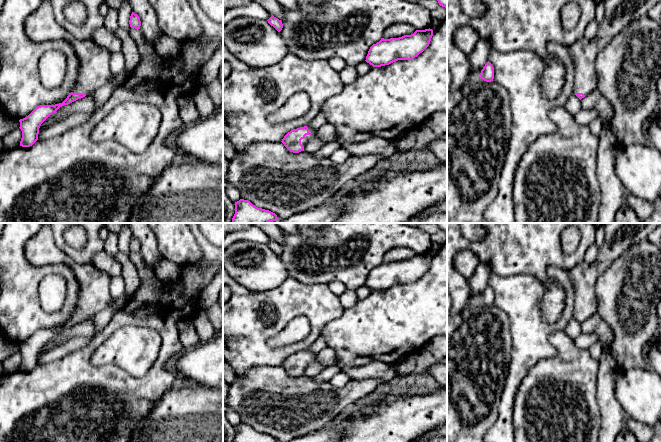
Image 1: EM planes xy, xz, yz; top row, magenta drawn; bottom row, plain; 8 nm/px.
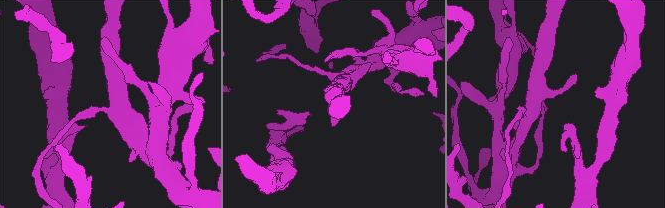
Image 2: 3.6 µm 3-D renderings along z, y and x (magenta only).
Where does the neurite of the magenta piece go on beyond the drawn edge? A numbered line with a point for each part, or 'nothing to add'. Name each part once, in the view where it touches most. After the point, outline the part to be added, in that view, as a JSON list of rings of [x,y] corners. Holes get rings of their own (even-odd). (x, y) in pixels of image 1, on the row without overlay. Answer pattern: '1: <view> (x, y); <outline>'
1: xz (314, 358); [[[307,350],[308,351],[308,350]],[[308,351],[309,353],[309,356],[311,357],[310,359],[306,359],[304,363],[301,364],[301,368],[303,370],[306,369],[306,367],[310,364],[310,363],[313,363],[313,362],[318,362],[318,357],[317,357],[317,354],[315,353],[312,353],[310,351]]]

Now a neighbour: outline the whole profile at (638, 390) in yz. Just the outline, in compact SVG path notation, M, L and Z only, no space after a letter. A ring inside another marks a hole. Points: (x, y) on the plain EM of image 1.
M647 367L618 370L615 396L627 418L660 428L661 377L655 371Z

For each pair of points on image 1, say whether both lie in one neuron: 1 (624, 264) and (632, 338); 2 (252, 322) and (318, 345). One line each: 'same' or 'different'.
1: same
2: different

